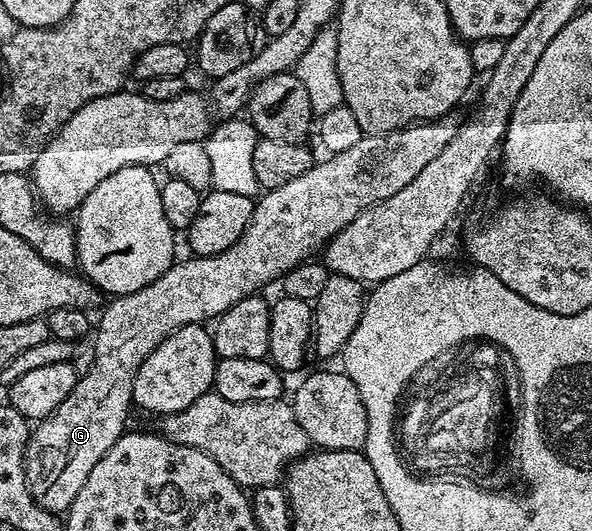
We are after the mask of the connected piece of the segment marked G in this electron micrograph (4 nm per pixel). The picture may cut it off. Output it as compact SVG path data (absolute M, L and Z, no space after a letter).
M449 114L441 116L439 120L425 120L419 124L409 124L406 128L388 132L374 132L364 134L361 139L354 143L348 150L342 150L341 153L329 155L321 162L313 163L310 170L306 170L306 174L293 178L291 182L286 182L286 186L278 186L277 188L269 188L256 200L256 209L250 218L250 222L246 226L246 230L242 234L242 238L238 238L238 242L234 242L234 246L230 246L230 250L222 250L222 254L214 254L213 256L192 256L188 260L181 259L179 262L173 263L171 268L167 268L154 283L150 286L142 286L142 290L134 290L134 294L126 294L125 296L111 297L103 305L104 313L100 316L100 325L95 325L94 336L96 332L96 342L91 345L94 362L92 369L88 373L81 375L77 379L74 390L70 390L70 394L66 398L66 402L62 402L62 406L58 406L58 410L54 410L52 415L47 416L45 420L39 421L31 429L28 437L28 449L24 451L24 473L28 479L28 489L30 494L38 502L38 506L42 506L46 510L57 514L67 513L68 507L74 502L74 498L78 498L78 490L82 490L82 486L86 486L86 478L90 478L90 470L94 470L94 466L98 466L98 462L103 458L114 446L114 442L118 442L118 438L124 435L128 420L128 408L133 407L132 391L134 390L134 378L138 374L138 366L142 366L142 362L146 362L146 358L150 358L150 354L155 348L163 342L167 336L174 330L178 330L184 324L204 324L205 322L215 321L226 310L230 310L230 306L234 306L234 302L238 302L242 298L259 293L260 288L267 286L271 280L279 281L290 270L294 270L294 266L304 263L305 260L315 257L317 253L323 249L324 245L332 240L342 229L350 226L350 222L354 222L354 218L358 218L358 214L363 208L369 208L371 204L376 204L379 200L390 198L390 194L398 194L398 190L402 190L402 186L406 186L406 182L414 182L414 178L418 178L418 174L422 174L422 166L426 166L434 158L438 158L438 154L442 154L442 146L446 146L456 133L458 120L455 115Z

